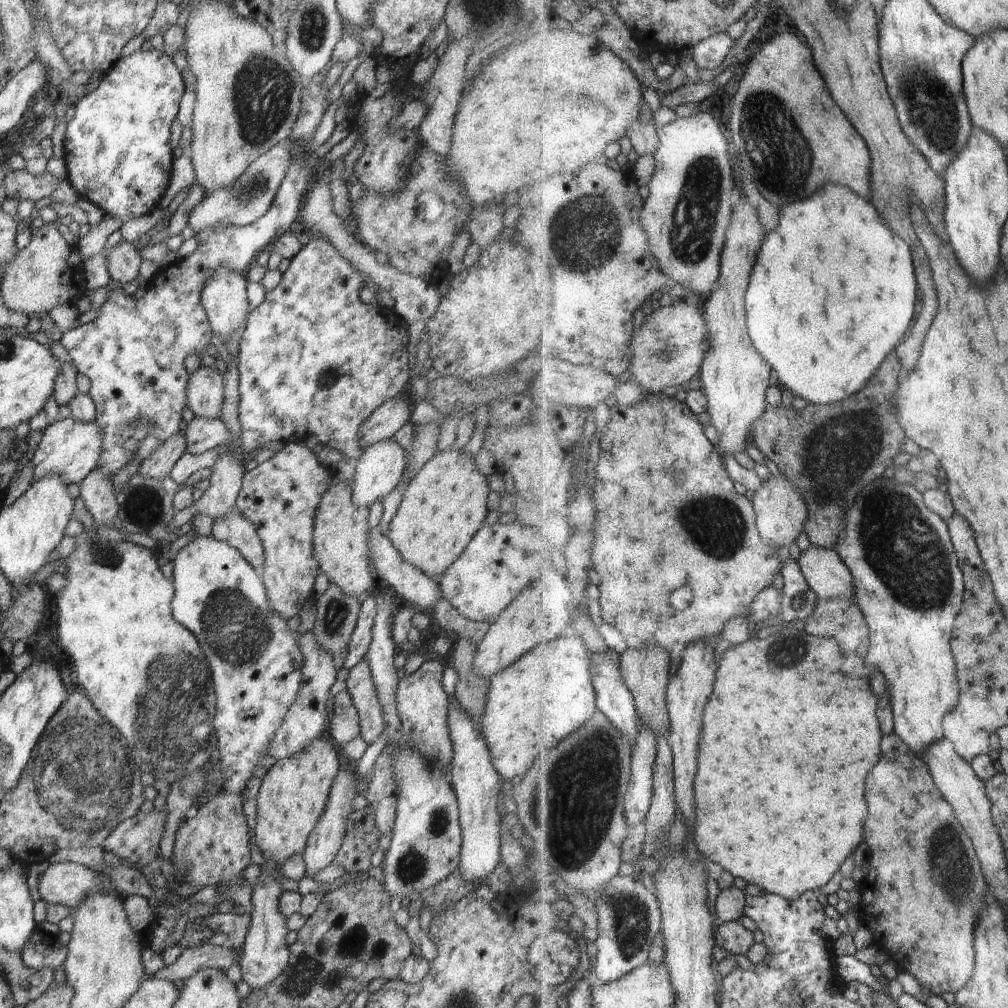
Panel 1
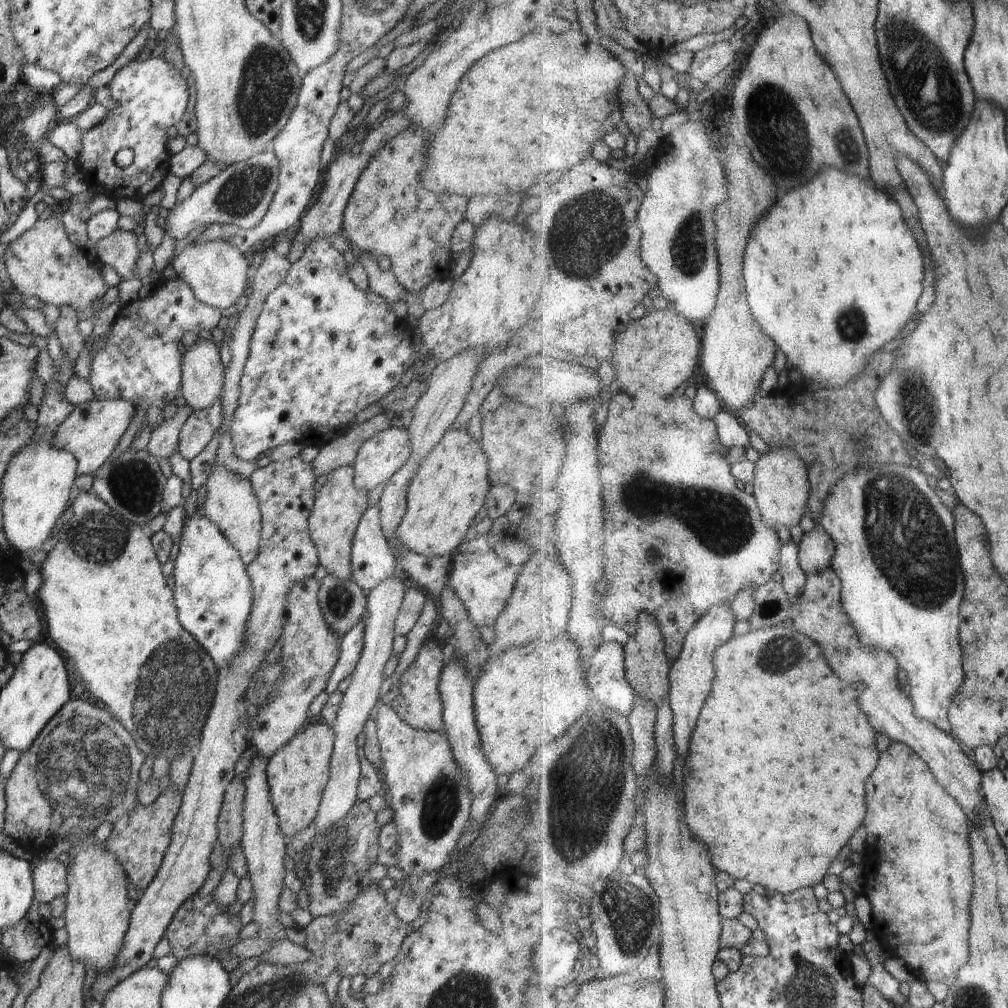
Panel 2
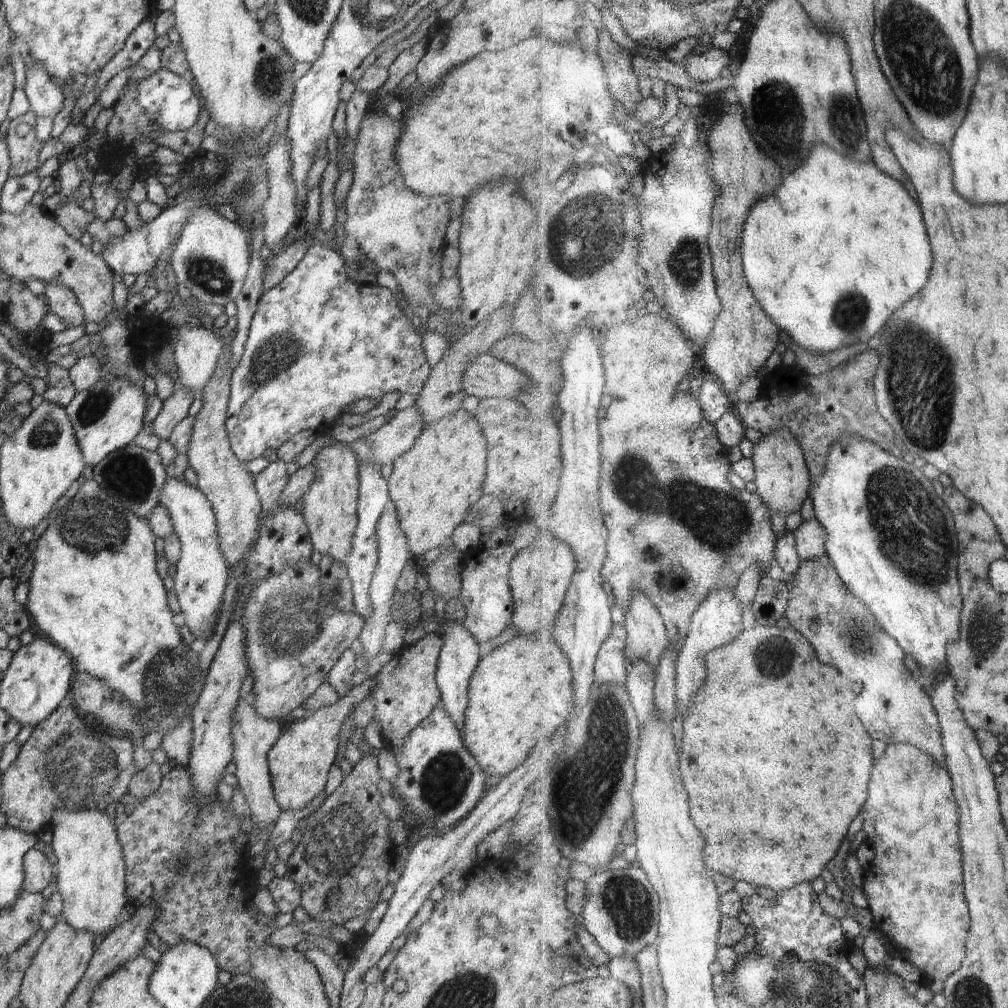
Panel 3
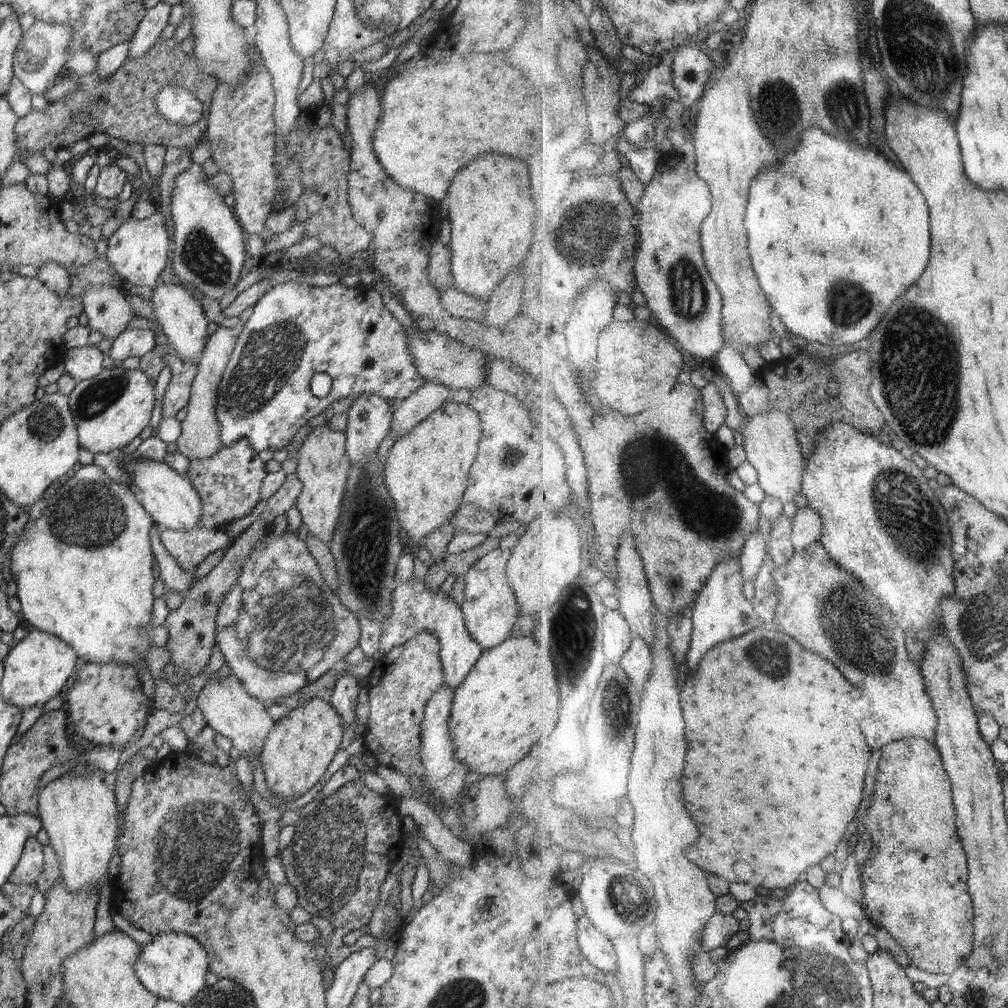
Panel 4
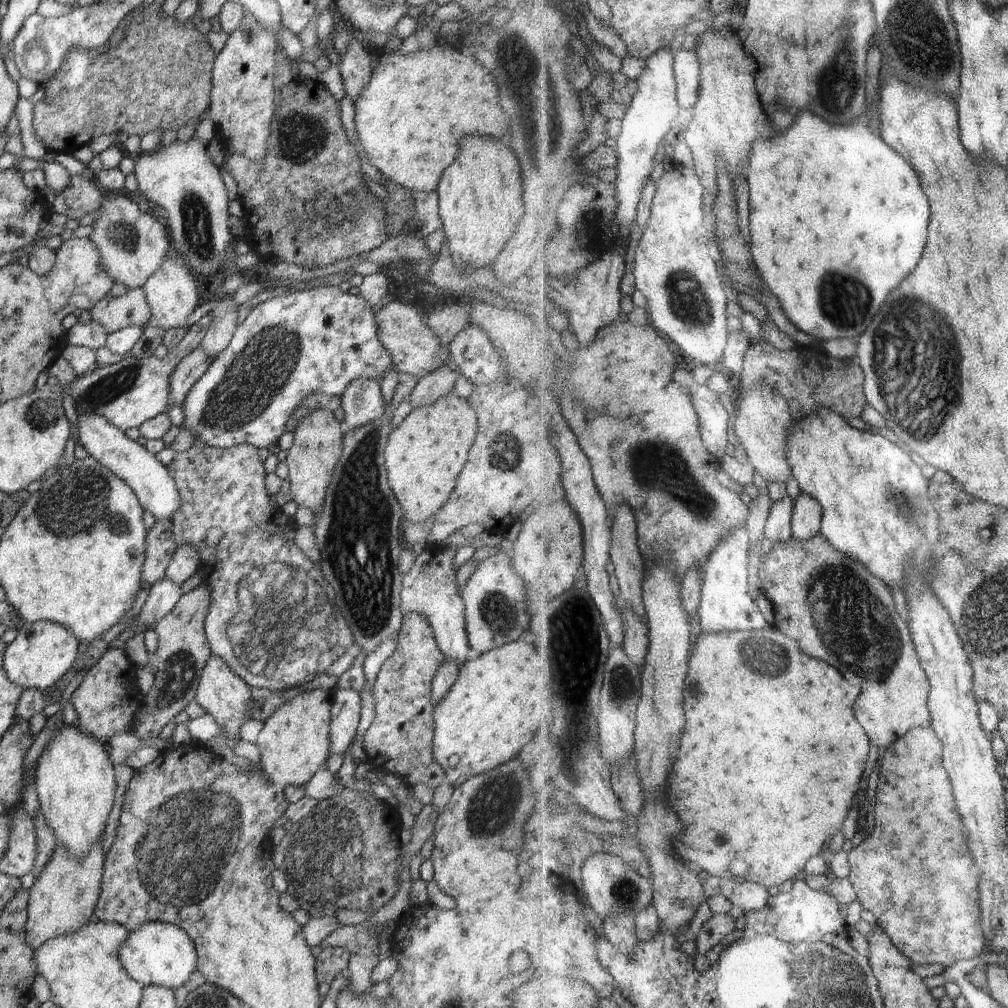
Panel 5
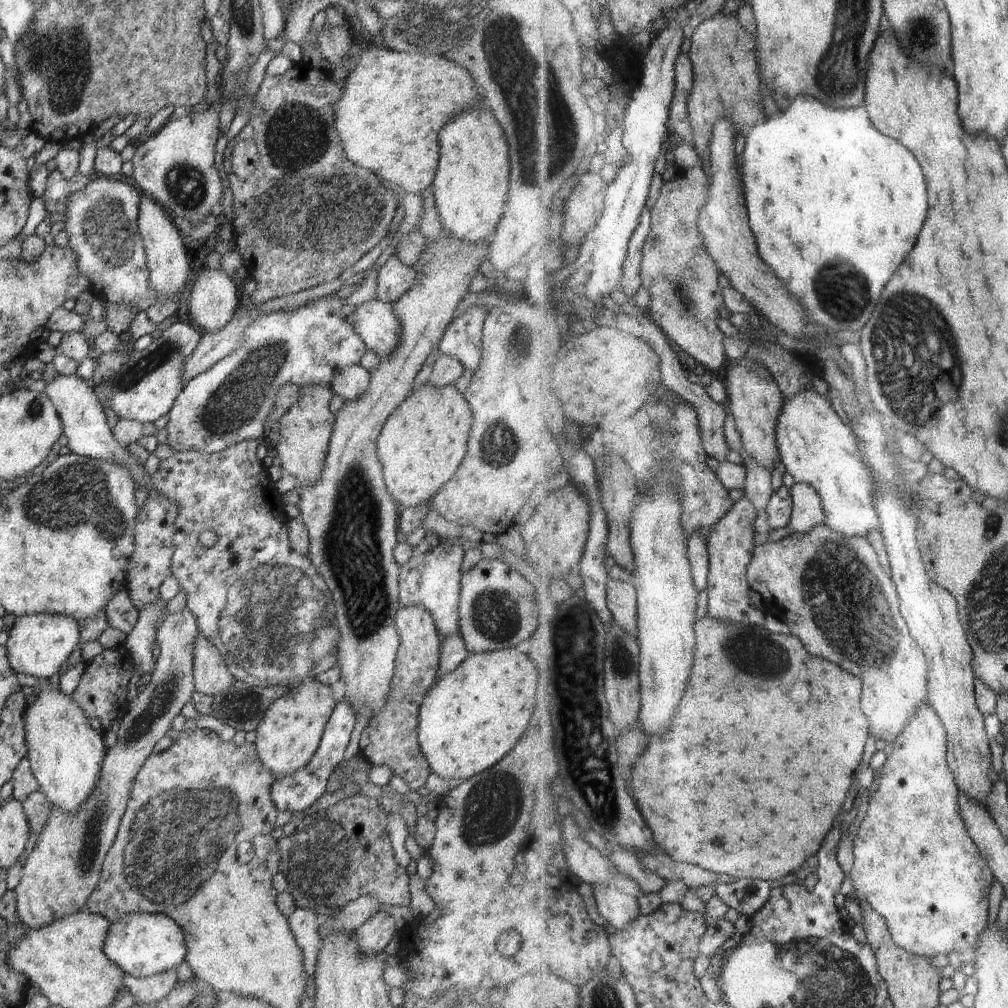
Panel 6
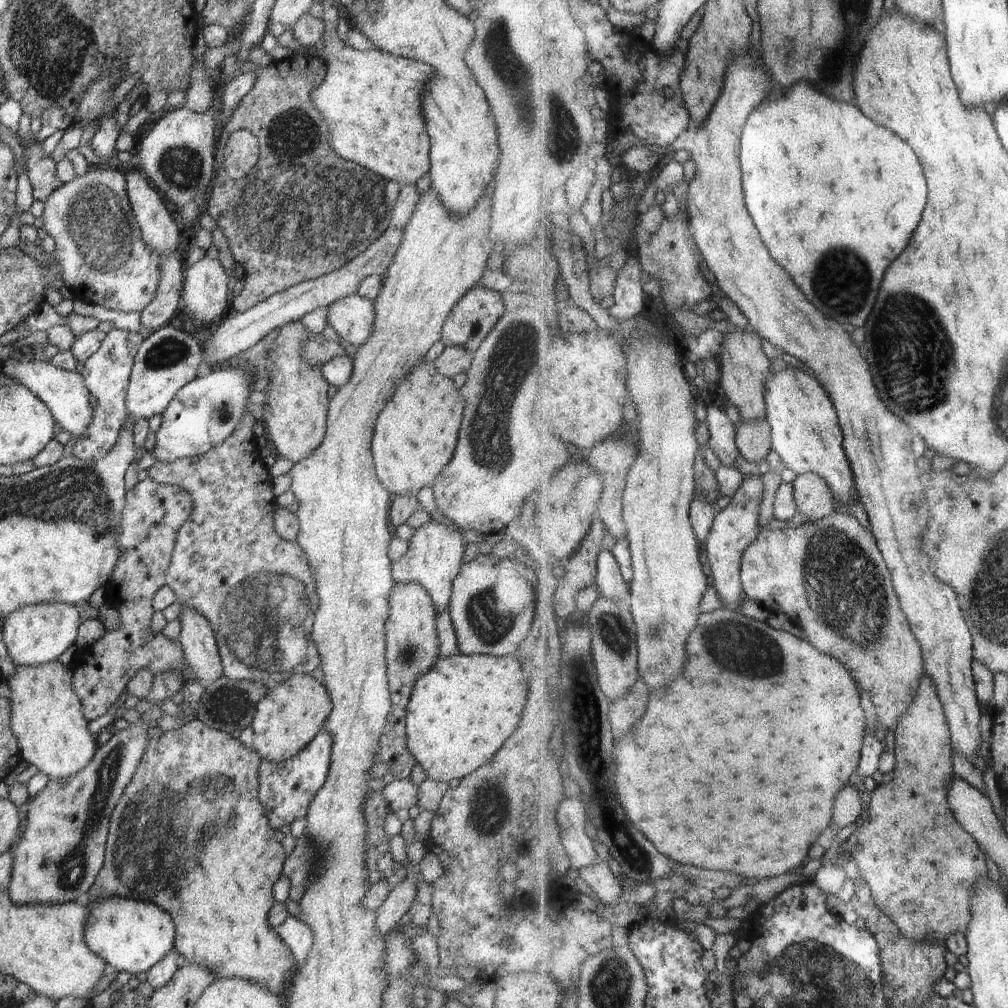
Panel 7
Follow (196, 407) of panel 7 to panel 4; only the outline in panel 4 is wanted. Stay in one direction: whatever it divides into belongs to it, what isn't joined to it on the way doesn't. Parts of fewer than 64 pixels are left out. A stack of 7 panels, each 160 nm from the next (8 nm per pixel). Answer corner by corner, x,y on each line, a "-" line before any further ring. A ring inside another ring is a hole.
298,280
273,284
258,300
245,326
237,330
235,348
220,378
216,396
220,442
228,448
246,441
256,453
270,448
286,450
300,428
335,401
362,394
376,394
386,401
408,398
426,380
416,370
405,332
406,328
385,307
382,292
374,286
347,288
329,284
317,288
-
320,372
333,378
332,390
326,398
316,398
310,388
312,377

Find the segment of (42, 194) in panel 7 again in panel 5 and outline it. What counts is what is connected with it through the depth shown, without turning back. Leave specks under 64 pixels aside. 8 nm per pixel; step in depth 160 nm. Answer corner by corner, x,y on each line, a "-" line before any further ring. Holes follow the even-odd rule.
72,175
68,188
55,195
51,207
53,213
68,219
80,219
98,210
105,200
105,193
89,175

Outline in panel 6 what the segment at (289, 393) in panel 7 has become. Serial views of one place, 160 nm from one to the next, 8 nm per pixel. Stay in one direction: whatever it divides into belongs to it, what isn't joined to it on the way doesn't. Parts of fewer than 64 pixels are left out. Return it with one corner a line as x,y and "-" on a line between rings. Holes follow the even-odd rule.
300,385
300,398
290,406
278,420
280,440
277,454
280,456
284,473
297,478
297,485
311,485
318,480
328,452
335,415
328,409
330,399
335,394
330,385

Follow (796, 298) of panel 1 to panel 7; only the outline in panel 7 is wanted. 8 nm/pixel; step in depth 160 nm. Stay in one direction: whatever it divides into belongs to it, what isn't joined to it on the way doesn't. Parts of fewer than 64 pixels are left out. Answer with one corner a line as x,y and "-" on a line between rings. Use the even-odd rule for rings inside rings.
806,80
796,84
794,90
788,94
788,98
790,100
780,104
780,108
772,108
766,104
766,106
760,106
756,112
752,112
752,120
748,122
748,128
743,132
741,160
744,160
744,186
746,186
746,196
748,196
748,208
768,248
772,248
772,254
776,256
776,260
780,260
780,265
788,270
804,294
808,294
807,298
828,318
832,316
832,319
840,320
844,326
852,324
860,328
868,324
870,314
874,312
876,298
880,294
880,282
884,280
886,270
908,248
914,232
918,230
922,222
922,214
928,206
928,180
924,174
924,166
916,150
906,140
896,136
896,132
892,132
888,126
882,126
874,122
872,118
868,118
856,104
834,100
832,96
816,90

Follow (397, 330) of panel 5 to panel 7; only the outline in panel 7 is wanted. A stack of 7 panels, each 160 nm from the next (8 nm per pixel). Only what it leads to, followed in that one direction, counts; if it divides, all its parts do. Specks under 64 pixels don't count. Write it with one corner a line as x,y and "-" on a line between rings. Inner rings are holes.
357,293
330,304
326,316
326,323
334,328
340,339
356,348
370,338
374,320
376,320
374,304

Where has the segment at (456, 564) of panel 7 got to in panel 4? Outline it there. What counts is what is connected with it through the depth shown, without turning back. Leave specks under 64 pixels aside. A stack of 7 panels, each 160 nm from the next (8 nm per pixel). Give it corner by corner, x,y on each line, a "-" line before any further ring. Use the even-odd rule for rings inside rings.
414,577
408,582
398,583
392,592
392,614
381,623
380,652
386,655
392,648
408,643
408,634
412,634
412,622
420,622
422,630
430,630
430,633
434,632
437,636
443,684
452,688
452,692
456,692
456,688
462,684
484,652
468,633
461,609
449,595
444,596
439,590
430,590
421,579

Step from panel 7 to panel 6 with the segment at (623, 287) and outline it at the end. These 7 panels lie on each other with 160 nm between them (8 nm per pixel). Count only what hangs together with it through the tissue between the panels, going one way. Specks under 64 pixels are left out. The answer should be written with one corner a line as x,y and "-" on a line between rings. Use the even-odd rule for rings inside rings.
647,208
643,214
643,220
640,223
639,230
632,237
629,255
624,263
624,280
622,286
626,294
630,296
630,302
634,302
634,296
644,287
642,267
645,257
645,246
653,229
653,211

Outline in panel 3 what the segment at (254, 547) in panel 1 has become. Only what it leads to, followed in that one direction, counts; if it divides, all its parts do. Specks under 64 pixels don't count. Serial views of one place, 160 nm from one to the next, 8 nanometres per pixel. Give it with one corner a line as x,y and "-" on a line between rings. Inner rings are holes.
224,345
222,354
218,358
218,366
212,374
214,378
210,378
206,390
202,390
202,394
199,396
202,399
202,408
194,418
194,432
192,432
190,448
188,448
186,456
190,461
189,467
192,467
198,475
197,488
210,502
216,516
218,537
220,538
220,548
224,552
224,560
234,568
234,566
238,566
238,562
242,558
247,558
255,543
256,530
259,530
259,518
263,509
254,487
253,475
232,453
225,428
226,410
229,404
231,356
231,348

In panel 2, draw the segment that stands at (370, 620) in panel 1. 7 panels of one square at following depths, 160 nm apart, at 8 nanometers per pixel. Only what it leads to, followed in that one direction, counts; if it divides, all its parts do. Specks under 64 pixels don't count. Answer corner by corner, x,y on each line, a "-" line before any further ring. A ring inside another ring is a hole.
360,621
341,638
340,654
336,666
329,676
325,692
328,694
338,691
338,684
354,672
363,647
363,622

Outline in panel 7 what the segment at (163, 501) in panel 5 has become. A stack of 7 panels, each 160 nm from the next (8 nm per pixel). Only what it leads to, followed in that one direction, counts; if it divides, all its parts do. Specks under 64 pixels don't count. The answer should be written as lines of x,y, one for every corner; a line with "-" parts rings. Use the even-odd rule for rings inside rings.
23,357
20,362
13,359
4,361
3,373
6,377
14,378
16,382
26,386
33,394
36,394
50,410
54,421
68,431
70,436
80,440
84,432
88,430
88,424
92,424
92,405
90,405
90,392
84,385
83,375
75,371
66,371
57,368
51,362
28,359

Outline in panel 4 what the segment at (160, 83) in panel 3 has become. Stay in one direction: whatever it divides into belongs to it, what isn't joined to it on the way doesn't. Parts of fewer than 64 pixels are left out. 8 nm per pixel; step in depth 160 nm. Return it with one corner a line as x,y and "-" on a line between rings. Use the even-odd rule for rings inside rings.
168,84
156,94
154,104
156,110
176,126
192,126
202,118
202,102
190,94
186,88

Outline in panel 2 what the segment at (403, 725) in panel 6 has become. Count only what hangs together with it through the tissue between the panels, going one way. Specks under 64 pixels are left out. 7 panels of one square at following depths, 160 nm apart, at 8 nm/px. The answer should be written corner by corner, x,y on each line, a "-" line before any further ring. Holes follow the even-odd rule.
426,641
416,655
416,660
401,674
399,696
394,703
397,715
412,728
421,731
444,732
443,704
438,692
438,679
443,669
444,655
440,641

